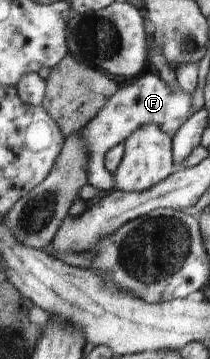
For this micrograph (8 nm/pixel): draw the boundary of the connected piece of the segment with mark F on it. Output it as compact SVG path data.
M154 69L145 70L137 76L135 82L123 84L117 91L117 96L113 96L103 107L95 119L87 124L79 132L85 140L85 149L88 153L88 183L95 188L107 192L114 189L114 175L105 168L105 156L116 144L121 144L132 135L133 131L141 128L143 124L155 124L164 129L169 136L175 136L180 130L181 124L193 115L193 94L179 90L171 90L164 80Z

